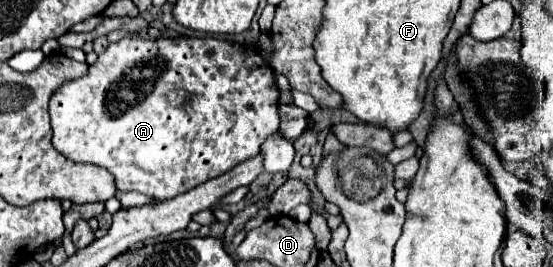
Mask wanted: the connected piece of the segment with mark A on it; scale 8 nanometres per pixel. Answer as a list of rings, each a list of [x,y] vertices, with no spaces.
[[[125,37],[117,43],[111,43],[93,65],[89,65],[87,77],[69,81],[61,85],[51,101],[49,101],[49,113],[51,113],[51,127],[53,127],[53,145],[59,153],[69,157],[71,161],[77,163],[91,163],[107,169],[115,177],[115,185],[119,191],[139,191],[149,197],[157,197],[159,201],[183,195],[197,185],[205,183],[207,179],[219,177],[225,171],[233,169],[235,165],[255,157],[259,153],[261,143],[275,131],[279,129],[279,113],[277,113],[277,103],[279,103],[279,89],[273,81],[273,69],[265,63],[261,53],[255,49],[255,45],[241,45],[241,43],[231,43],[231,41],[221,41],[213,37],[161,37],[161,39],[143,39],[143,37]]]

